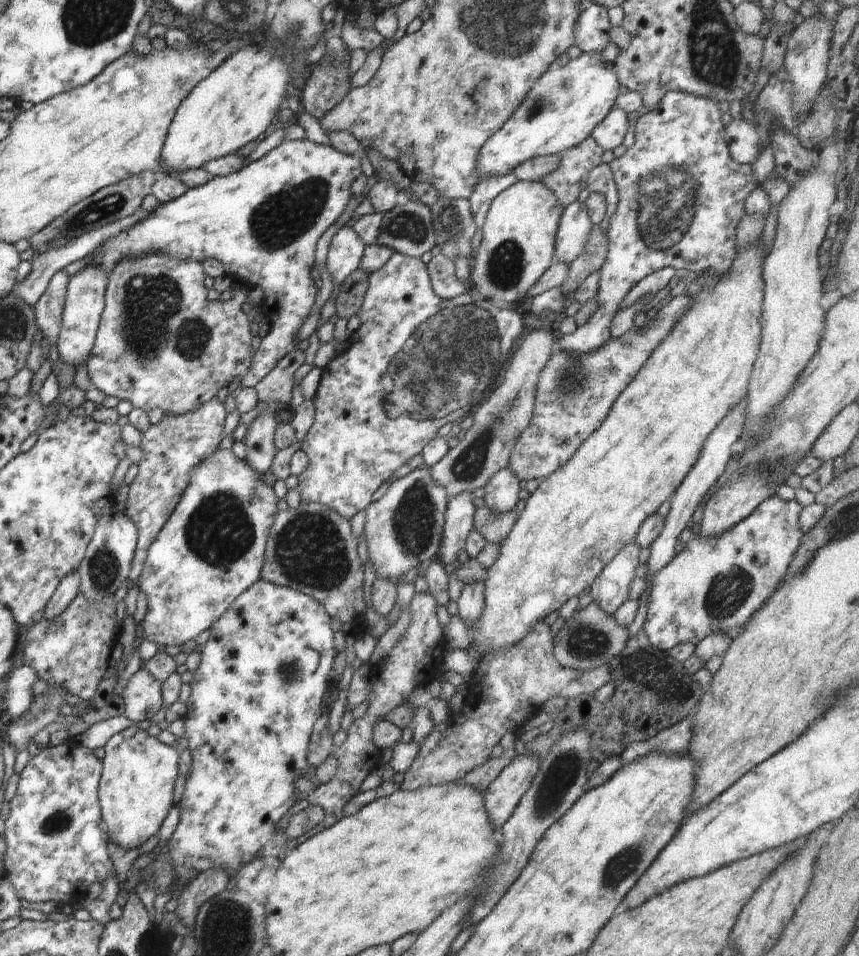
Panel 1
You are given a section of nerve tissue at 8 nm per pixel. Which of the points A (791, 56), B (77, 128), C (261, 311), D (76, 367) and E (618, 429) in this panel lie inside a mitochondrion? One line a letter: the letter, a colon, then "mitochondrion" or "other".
A: other
B: other
C: other
D: other
E: other

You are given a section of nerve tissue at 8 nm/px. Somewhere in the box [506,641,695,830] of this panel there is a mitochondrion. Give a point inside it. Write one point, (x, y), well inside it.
(563, 774)

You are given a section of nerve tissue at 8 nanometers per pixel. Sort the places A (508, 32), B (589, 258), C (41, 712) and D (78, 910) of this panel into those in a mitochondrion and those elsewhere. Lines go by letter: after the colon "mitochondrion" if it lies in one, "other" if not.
A: mitochondrion
B: mitochondrion
C: mitochondrion
D: other

